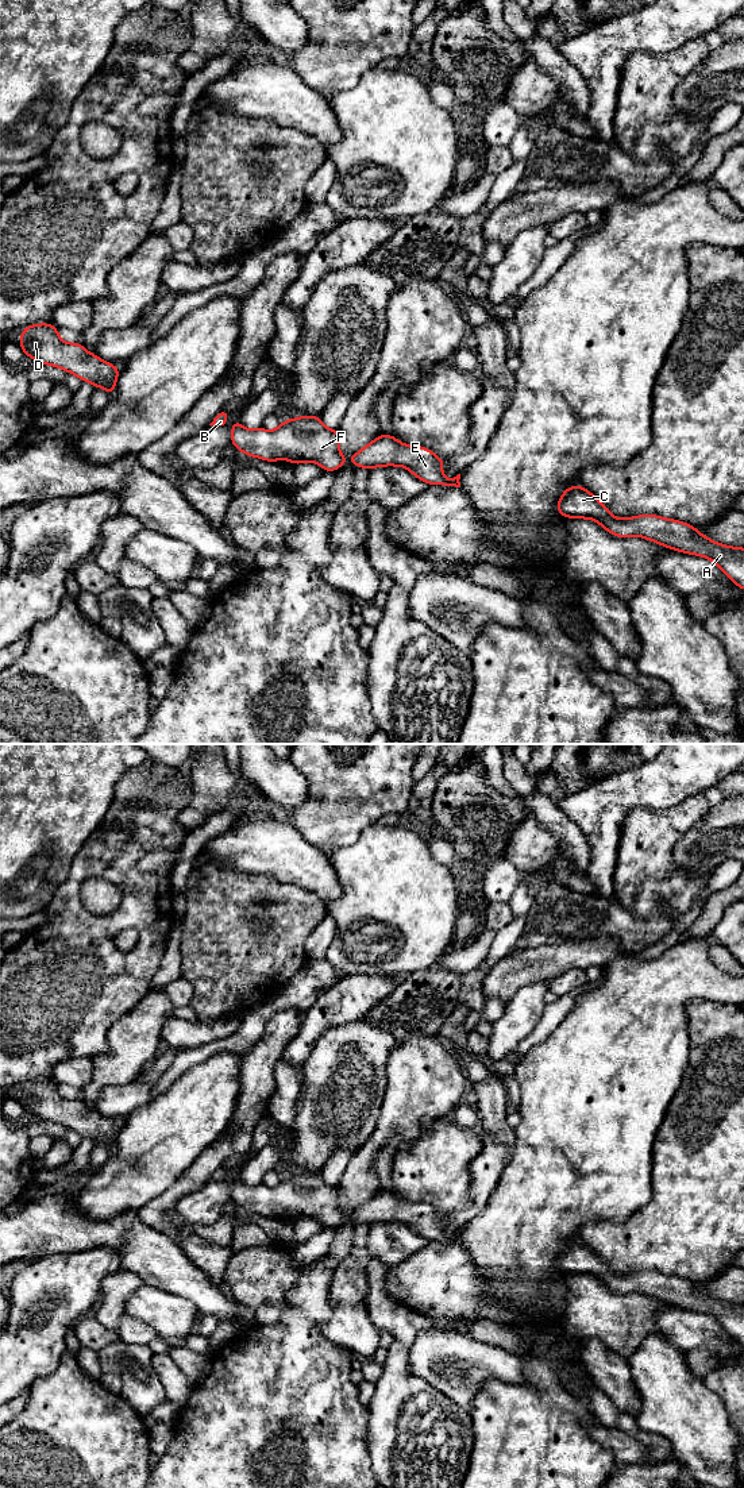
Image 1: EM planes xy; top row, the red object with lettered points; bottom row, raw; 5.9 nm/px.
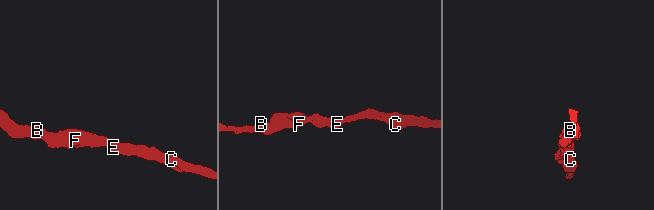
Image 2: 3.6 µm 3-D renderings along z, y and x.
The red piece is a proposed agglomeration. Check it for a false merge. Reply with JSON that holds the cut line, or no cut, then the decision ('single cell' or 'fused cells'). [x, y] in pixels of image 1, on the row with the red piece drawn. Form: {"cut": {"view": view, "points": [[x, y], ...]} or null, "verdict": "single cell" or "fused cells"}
{"cut": null, "verdict": "single cell"}

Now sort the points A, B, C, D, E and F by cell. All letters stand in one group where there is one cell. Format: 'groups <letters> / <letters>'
groups A B C D E F

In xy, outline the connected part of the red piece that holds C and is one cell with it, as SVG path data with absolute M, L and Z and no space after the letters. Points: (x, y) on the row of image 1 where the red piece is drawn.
M581 485L567 487L558 500L556 508L563 517L591 519L613 536L639 536L675 551L708 558L744 590L744 548L712 541L690 524L655 514L616 519Z

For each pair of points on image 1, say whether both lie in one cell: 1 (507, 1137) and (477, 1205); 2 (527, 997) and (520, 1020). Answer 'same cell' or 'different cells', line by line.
1: same cell
2: same cell

